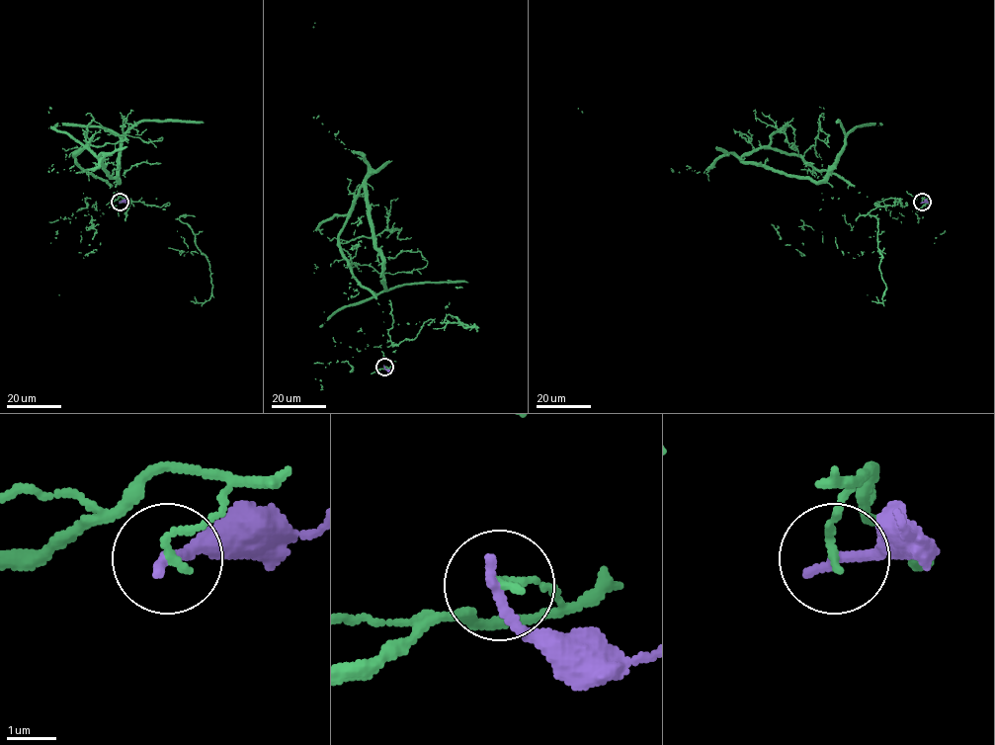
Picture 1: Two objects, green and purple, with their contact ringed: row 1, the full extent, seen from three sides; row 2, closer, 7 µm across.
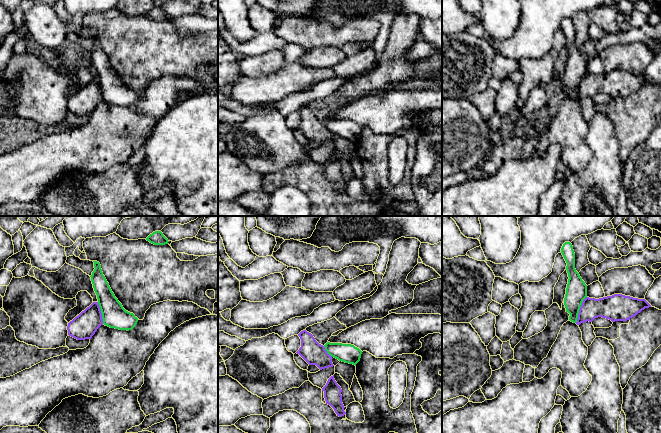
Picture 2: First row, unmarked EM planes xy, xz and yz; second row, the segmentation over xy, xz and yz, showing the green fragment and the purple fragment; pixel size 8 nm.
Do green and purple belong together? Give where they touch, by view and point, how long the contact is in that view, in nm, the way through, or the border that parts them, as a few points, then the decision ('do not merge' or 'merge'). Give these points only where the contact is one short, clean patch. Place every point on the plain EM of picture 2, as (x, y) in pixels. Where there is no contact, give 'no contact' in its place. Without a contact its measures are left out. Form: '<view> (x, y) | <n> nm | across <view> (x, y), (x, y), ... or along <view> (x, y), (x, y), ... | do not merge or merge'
yz (579, 85) | 240 nm | along yz (586, 72), (575, 98) | do not merge

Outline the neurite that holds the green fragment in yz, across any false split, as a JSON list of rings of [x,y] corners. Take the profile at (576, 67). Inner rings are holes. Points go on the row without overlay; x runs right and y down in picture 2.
[[[565,18],[561,29],[567,39],[568,60],[564,74],[566,88],[570,90],[569,96],[577,98],[578,90],[583,76],[587,73],[587,61],[575,45],[575,29],[570,18]]]

